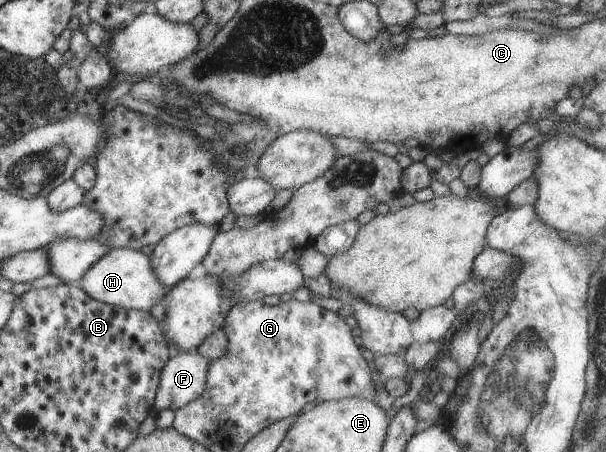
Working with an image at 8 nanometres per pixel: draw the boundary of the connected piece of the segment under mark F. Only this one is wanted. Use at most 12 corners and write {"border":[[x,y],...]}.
{"border":[[171,354],[159,375],[156,412],[175,411],[206,389],[210,361]]}

